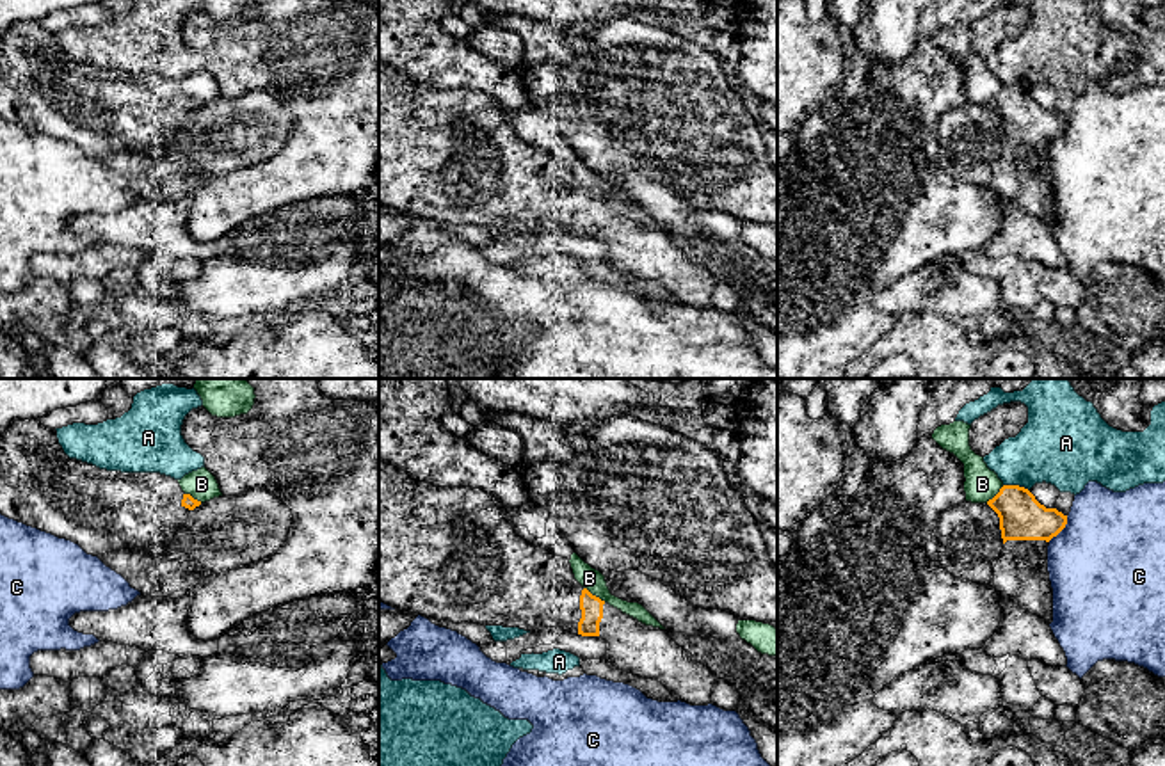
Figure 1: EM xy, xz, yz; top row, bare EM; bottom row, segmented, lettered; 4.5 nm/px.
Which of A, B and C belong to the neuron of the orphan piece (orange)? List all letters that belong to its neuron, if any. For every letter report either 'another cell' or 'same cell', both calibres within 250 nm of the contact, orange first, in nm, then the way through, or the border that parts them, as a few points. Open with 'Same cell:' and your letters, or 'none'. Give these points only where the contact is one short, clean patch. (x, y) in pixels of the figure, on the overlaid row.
Same cell: none
A: another cell | 200/340 nm
B: another cell | 100/100 nm
C: another cell | 200/500 nm

